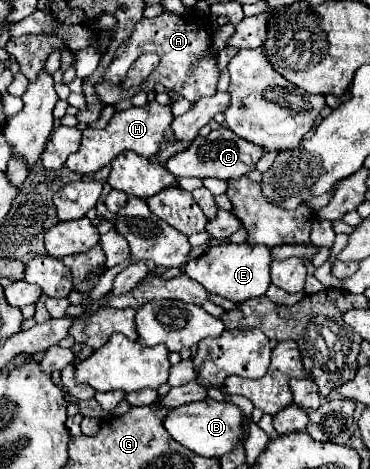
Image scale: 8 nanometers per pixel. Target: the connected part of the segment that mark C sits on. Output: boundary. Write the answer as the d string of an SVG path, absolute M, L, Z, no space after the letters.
M219 126L219 128L211 130L207 136L197 136L187 150L171 156L165 164L165 168L171 174L175 174L177 178L179 176L187 176L187 178L193 178L193 176L211 178L213 176L213 178L221 178L221 180L233 180L233 178L237 180L237 178L245 176L247 172L255 170L255 164L259 162L261 156L263 156L263 148L257 148L255 144L235 136L229 128Z

